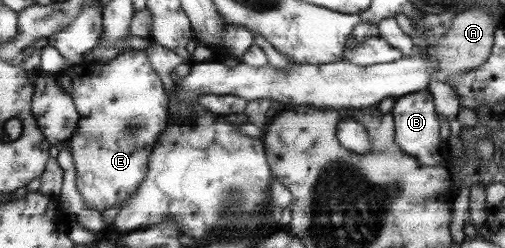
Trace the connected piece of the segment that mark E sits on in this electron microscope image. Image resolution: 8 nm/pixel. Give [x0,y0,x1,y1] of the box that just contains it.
[61,50,169,214]

